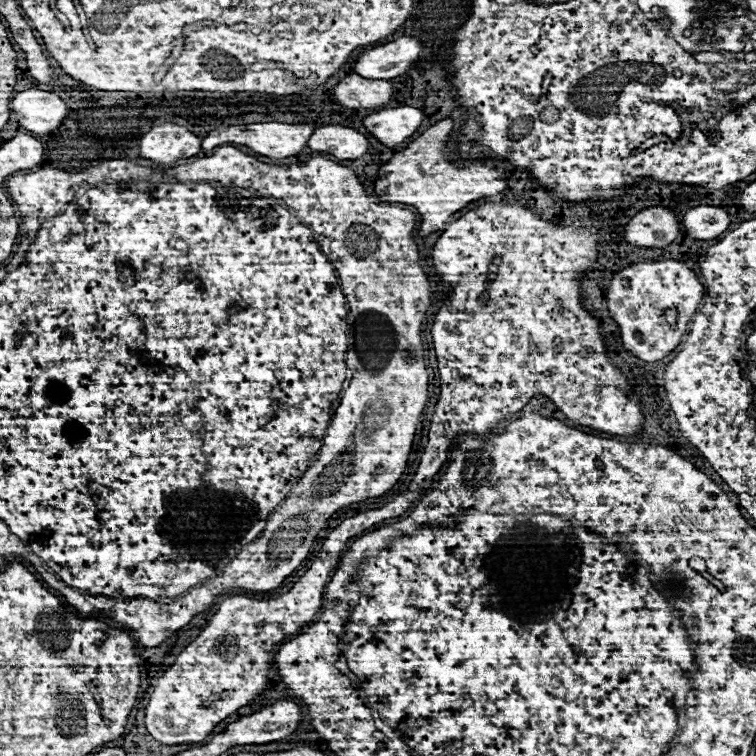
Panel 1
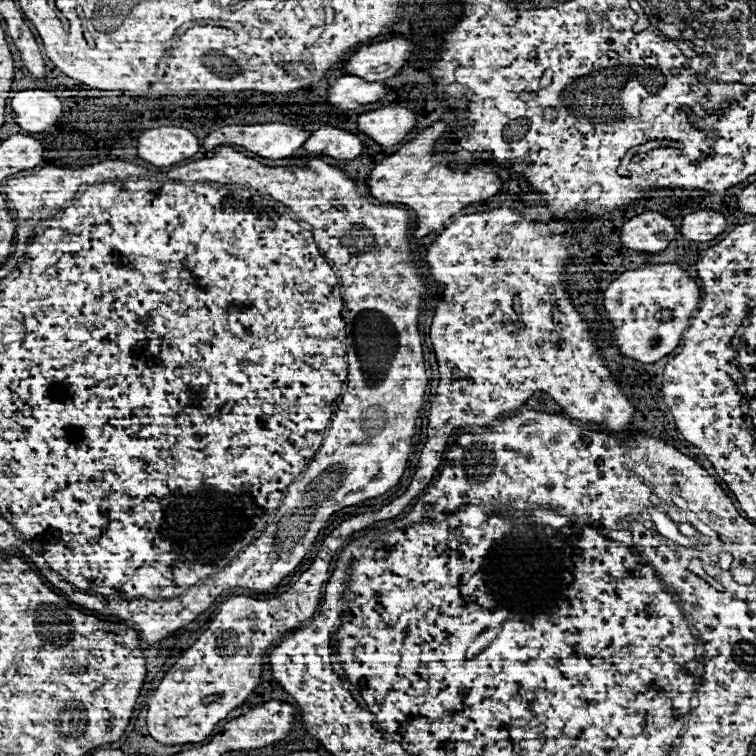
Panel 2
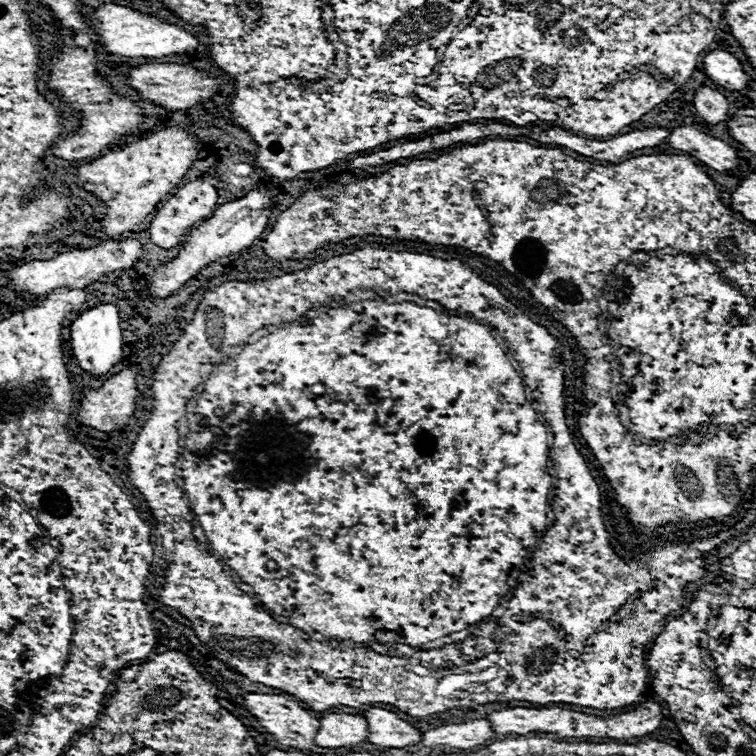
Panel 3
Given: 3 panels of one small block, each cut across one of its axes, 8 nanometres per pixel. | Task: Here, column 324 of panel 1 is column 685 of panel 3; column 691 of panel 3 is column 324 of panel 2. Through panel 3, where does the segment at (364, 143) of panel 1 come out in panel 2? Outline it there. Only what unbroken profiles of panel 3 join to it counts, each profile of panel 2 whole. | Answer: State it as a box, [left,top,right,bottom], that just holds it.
[304,126,364,160]

